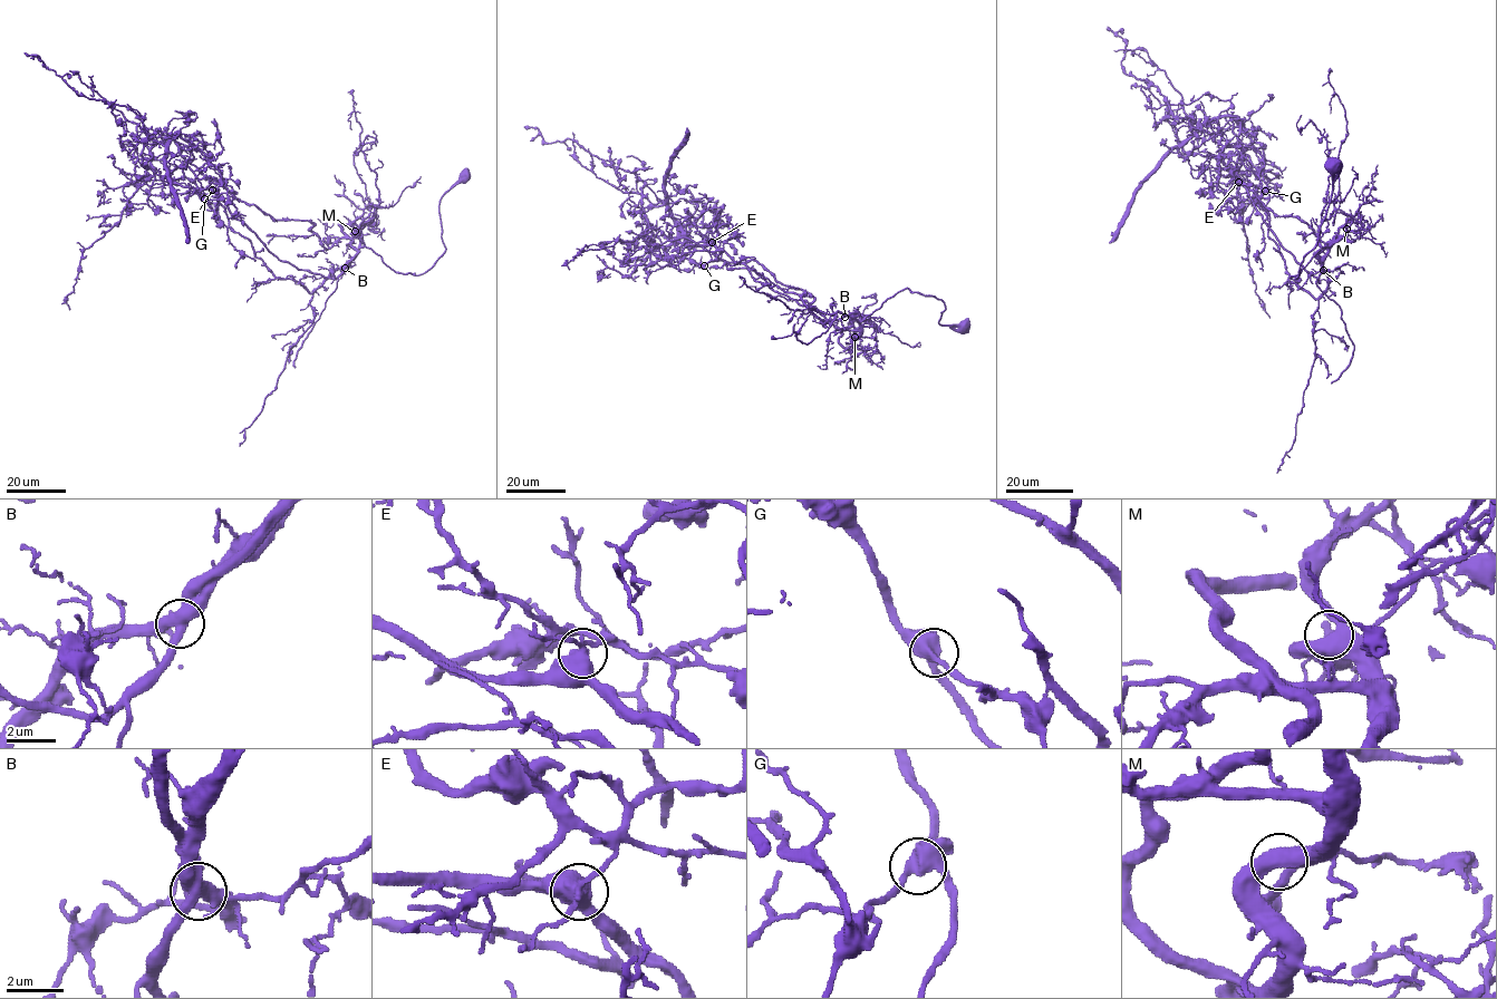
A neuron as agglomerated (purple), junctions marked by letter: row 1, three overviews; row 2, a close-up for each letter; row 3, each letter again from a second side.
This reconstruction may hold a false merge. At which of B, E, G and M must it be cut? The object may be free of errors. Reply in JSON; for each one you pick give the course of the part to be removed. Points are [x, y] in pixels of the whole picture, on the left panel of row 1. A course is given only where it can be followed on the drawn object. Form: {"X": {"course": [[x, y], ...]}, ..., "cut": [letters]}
{"E": {"course": [[212, 190], [298, 269], [336, 279], [358, 251], [237, 199], [160, 132], [128, 145]]}, "cut": ["E"]}

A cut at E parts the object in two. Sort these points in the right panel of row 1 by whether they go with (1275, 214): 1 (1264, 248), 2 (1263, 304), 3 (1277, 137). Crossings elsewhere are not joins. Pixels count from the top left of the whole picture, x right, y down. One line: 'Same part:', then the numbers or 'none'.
Same part: none

